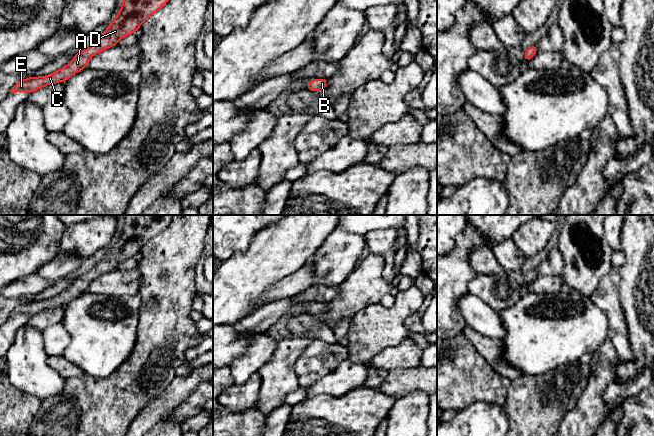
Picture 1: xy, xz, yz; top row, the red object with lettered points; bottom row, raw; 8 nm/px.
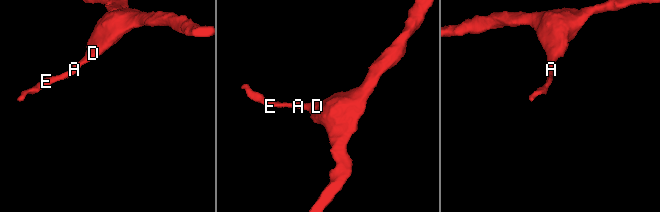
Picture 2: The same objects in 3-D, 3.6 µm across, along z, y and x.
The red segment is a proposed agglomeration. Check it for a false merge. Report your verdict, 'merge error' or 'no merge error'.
no merge error

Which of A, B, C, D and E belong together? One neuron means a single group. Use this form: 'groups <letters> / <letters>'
groups A B C D E

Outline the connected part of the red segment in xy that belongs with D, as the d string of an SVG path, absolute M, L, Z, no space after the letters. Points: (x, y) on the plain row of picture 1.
M125 215L121 235L93 269L76 277L74 283L68 289L50 299L31 300L19 305L11 312L10 318L18 315L32 317L43 310L65 306L72 299L86 292L93 279L117 269L121 262L133 258L150 239L161 233L171 223L174 216Z

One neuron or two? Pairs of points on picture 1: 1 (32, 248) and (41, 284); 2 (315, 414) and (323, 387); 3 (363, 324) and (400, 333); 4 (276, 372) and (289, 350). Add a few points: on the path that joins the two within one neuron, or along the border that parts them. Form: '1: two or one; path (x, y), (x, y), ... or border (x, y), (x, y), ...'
1: two; border (35, 273), (18, 277), (13, 282)
2: two; border (345, 394), (340, 396), (318, 394), (307, 399)
3: one; path (372, 327), (385, 327), (391, 331)
4: one; path (281, 367), (285, 355)

